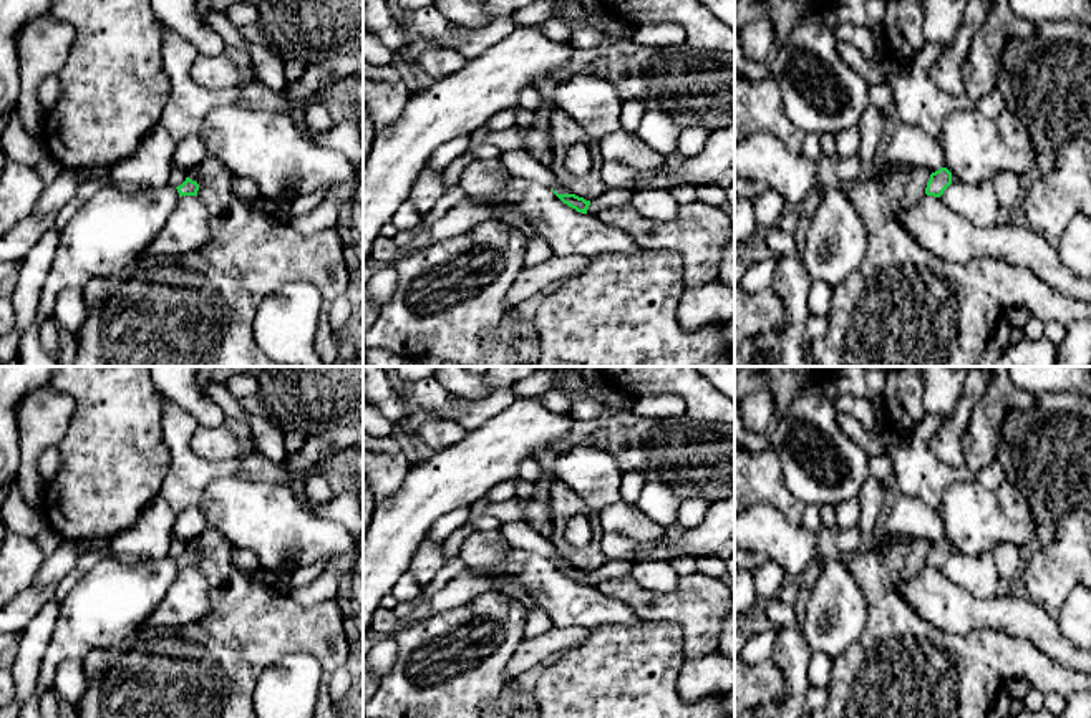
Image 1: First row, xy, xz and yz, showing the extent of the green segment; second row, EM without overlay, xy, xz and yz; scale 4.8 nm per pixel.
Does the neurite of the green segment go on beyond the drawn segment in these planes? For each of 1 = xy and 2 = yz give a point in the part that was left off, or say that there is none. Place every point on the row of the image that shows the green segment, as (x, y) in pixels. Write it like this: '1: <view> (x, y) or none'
1: none
2: none

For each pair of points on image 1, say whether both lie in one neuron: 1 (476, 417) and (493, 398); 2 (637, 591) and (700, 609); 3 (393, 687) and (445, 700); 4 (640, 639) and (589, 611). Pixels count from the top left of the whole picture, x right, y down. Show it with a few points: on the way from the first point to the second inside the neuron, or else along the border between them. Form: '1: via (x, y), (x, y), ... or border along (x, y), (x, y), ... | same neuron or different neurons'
1: via (481, 412), (489, 403) | same neuron
2: via (652, 601), (659, 606), (685, 606) | same neuron
3: via (407, 693), (431, 695) | same neuron
4: border along (642, 620), (635, 624), (596, 625), (591, 630) | different neurons

